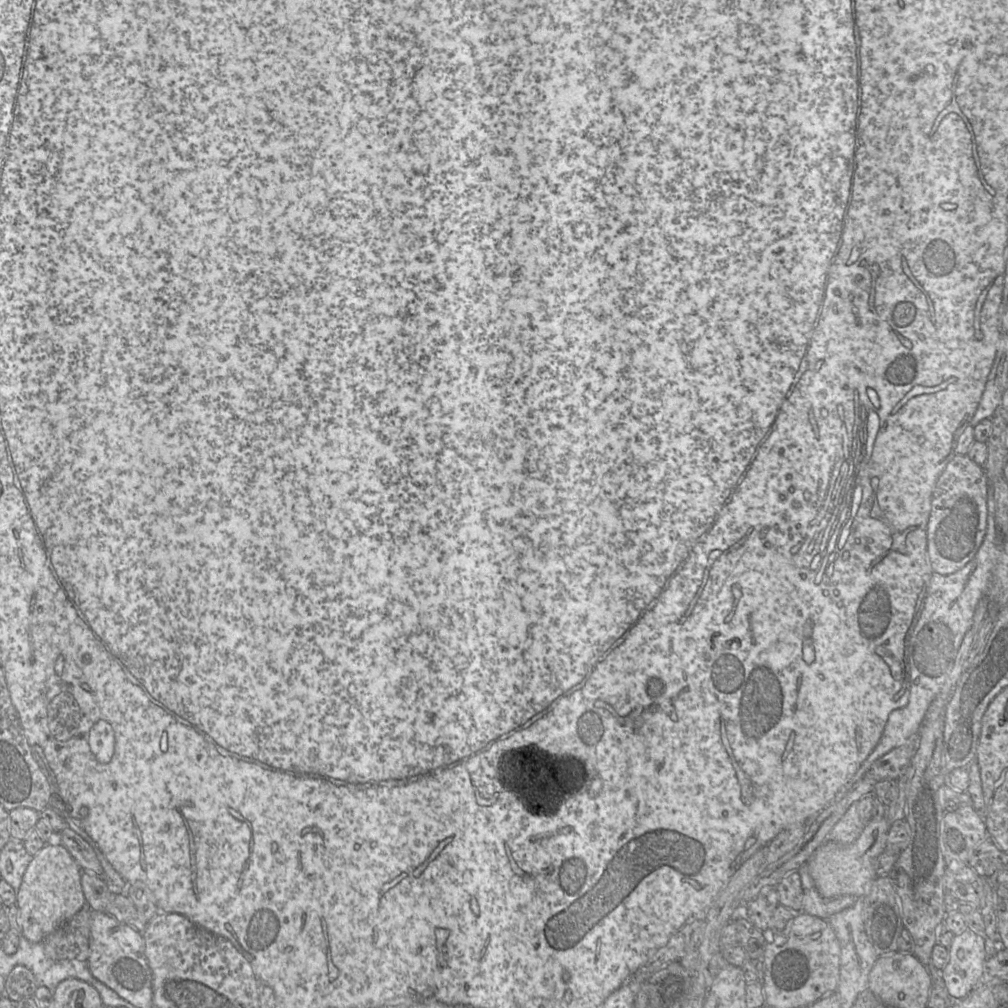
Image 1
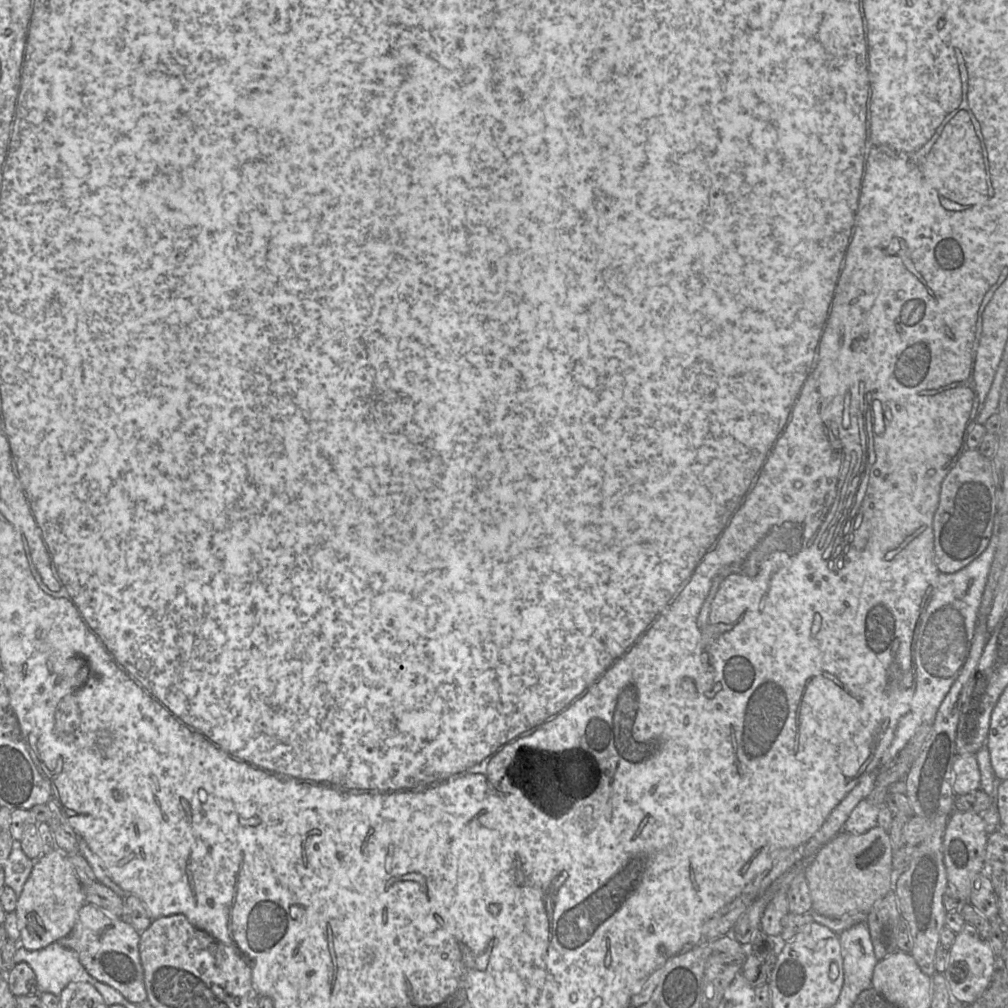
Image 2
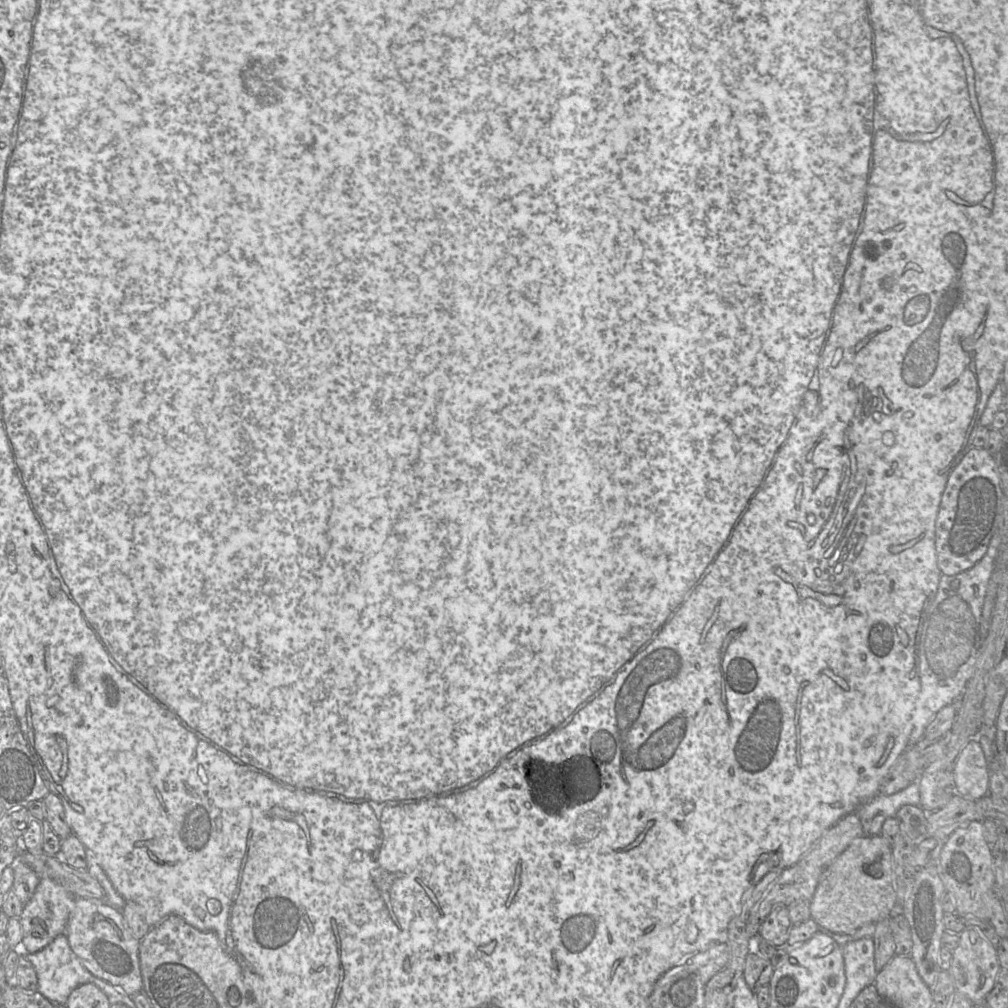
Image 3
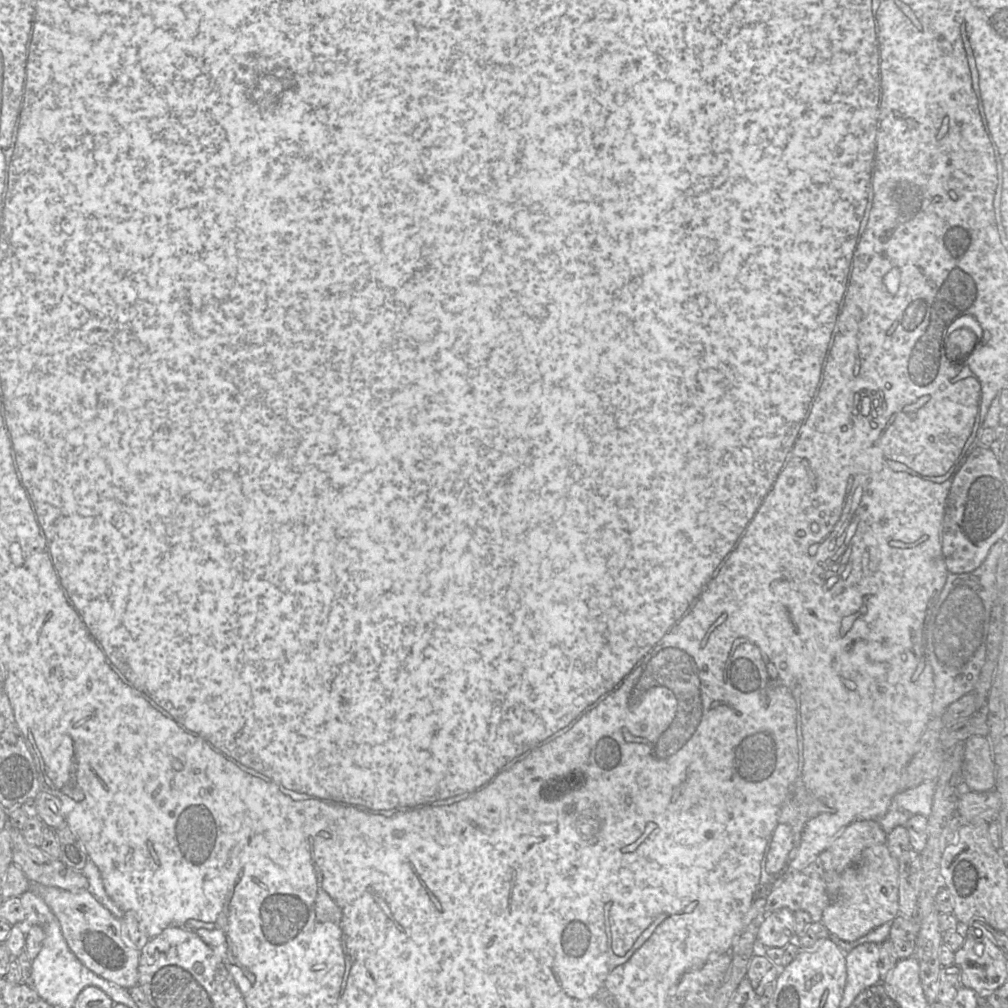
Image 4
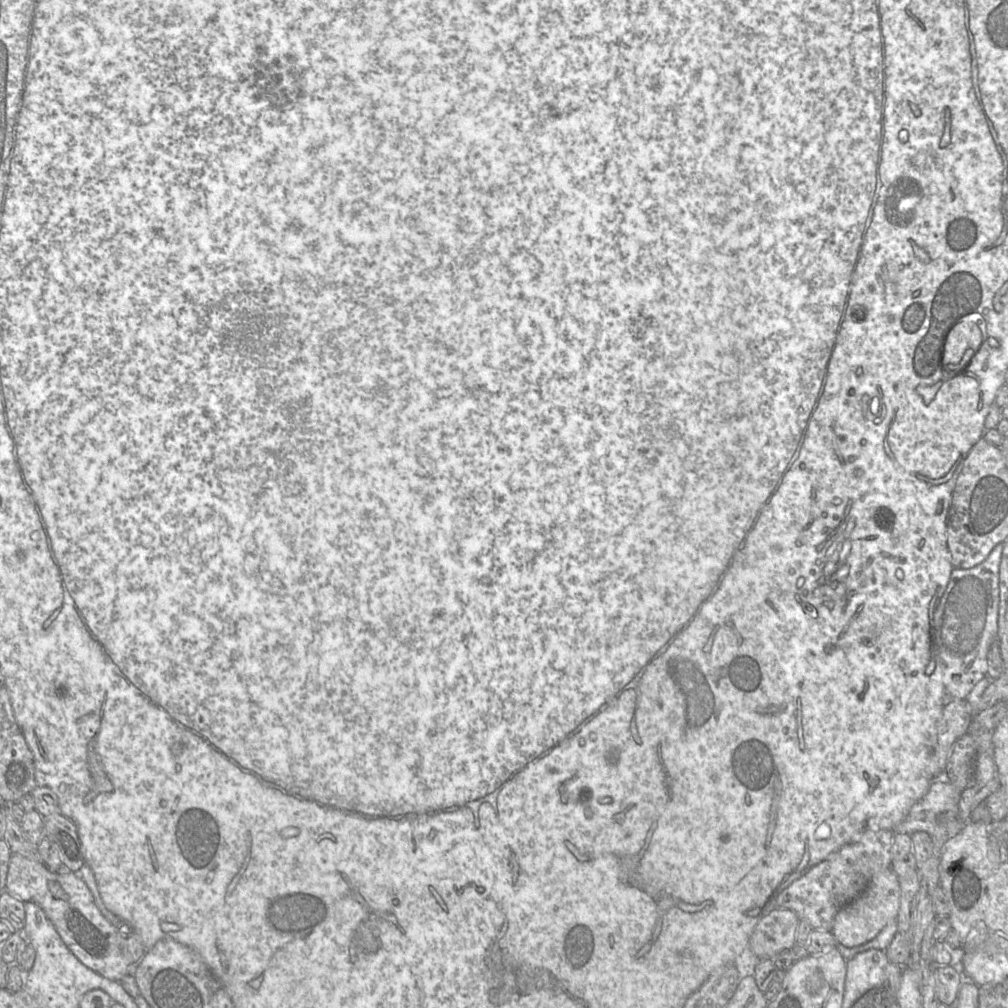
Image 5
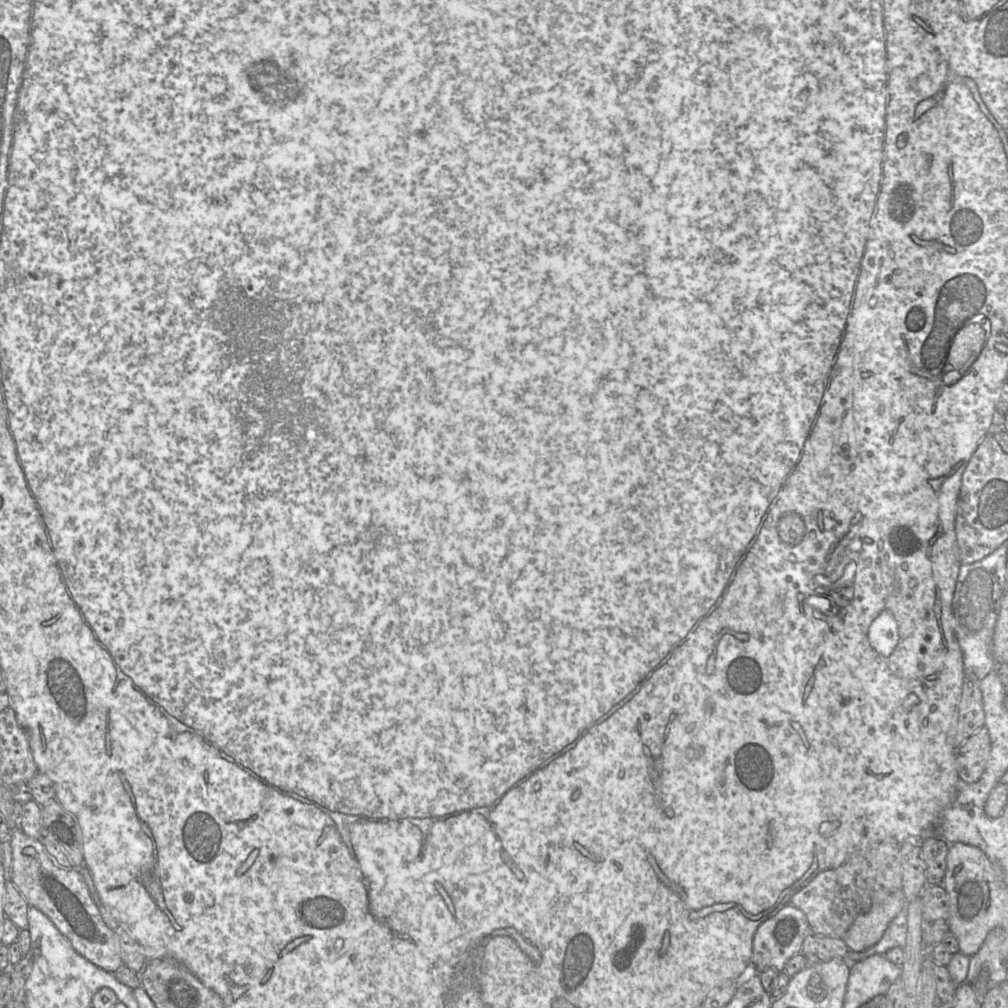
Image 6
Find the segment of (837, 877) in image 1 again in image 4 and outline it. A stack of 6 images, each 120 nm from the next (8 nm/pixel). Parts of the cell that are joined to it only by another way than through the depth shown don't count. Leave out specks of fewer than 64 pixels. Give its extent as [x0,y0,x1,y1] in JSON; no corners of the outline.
[821,844,899,942]

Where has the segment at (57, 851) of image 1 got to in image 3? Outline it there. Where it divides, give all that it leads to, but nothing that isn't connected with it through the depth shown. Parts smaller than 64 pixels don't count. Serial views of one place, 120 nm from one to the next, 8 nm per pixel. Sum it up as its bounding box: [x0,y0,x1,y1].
[19,878,75,953]

